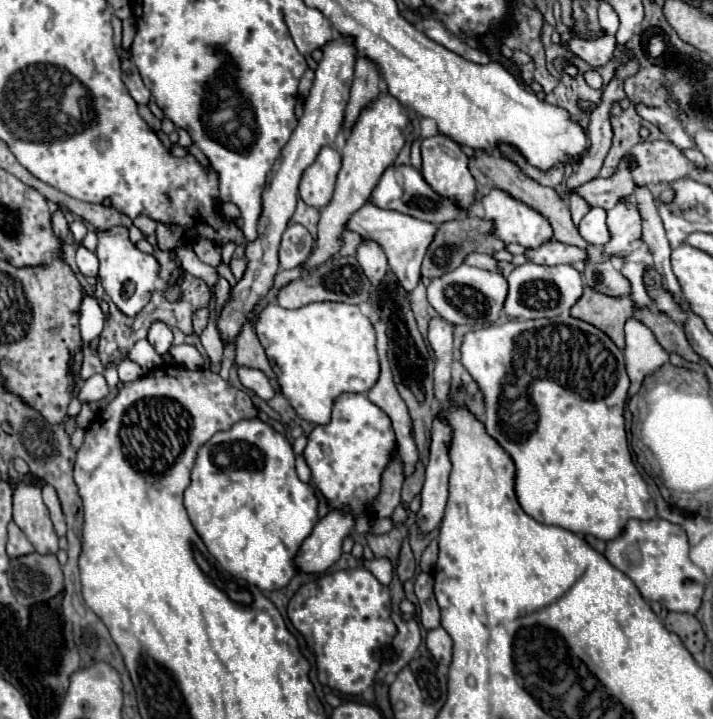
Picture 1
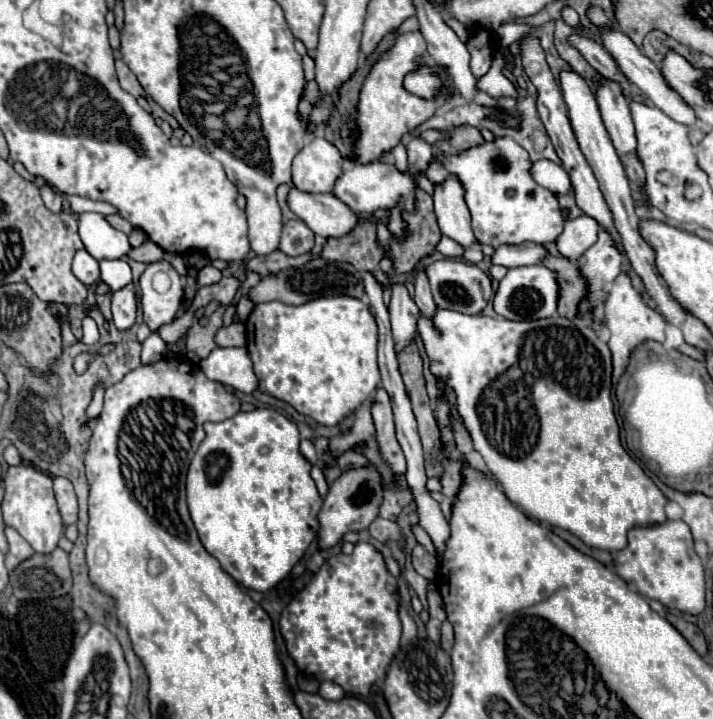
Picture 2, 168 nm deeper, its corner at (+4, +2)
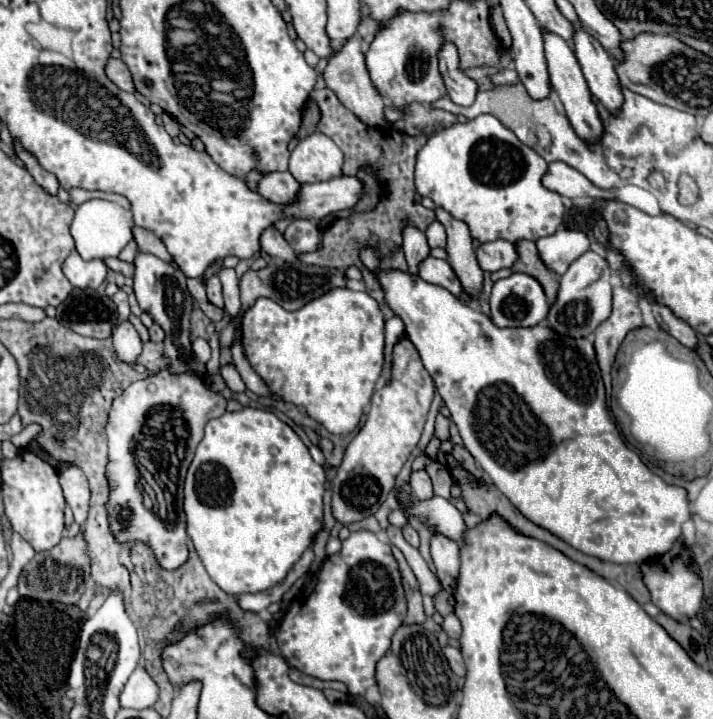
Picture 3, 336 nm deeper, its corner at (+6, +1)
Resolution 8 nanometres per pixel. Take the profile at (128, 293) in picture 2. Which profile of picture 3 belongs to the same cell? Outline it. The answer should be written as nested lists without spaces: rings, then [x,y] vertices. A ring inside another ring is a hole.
[[[122,321],[114,329],[112,341],[114,341],[114,349],[116,349],[116,355],[120,361],[124,361],[128,365],[136,363],[138,355],[142,353],[142,341],[130,321]]]

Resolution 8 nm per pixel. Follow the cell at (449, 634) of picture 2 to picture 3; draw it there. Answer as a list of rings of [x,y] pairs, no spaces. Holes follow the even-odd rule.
[[[450,613],[450,615],[446,615],[446,617],[444,617],[444,623],[442,623],[442,627],[444,627],[446,635],[450,637],[450,641],[452,641],[452,643],[458,643],[462,627],[460,627],[460,619],[458,619],[454,613]]]

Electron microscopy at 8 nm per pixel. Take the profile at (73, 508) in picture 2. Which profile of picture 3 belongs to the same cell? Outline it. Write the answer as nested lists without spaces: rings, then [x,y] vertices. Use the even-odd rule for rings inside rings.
[[[68,467],[60,473],[60,483],[64,489],[64,497],[68,505],[74,511],[76,523],[84,523],[90,509],[90,491],[88,491],[88,479],[84,479],[84,473],[78,467]]]

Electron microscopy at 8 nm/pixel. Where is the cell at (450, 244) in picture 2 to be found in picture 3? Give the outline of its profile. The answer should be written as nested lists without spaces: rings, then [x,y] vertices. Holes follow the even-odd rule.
[[[432,221],[432,223],[426,227],[426,237],[428,237],[428,245],[430,245],[430,247],[444,247],[444,243],[446,243],[444,225],[442,225],[440,221]]]

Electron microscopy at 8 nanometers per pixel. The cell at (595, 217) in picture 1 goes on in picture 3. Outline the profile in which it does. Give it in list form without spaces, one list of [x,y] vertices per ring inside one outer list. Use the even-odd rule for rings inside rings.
[[[560,227],[554,235],[536,239],[536,249],[552,273],[564,275],[564,271],[590,249],[590,237],[582,231]]]

